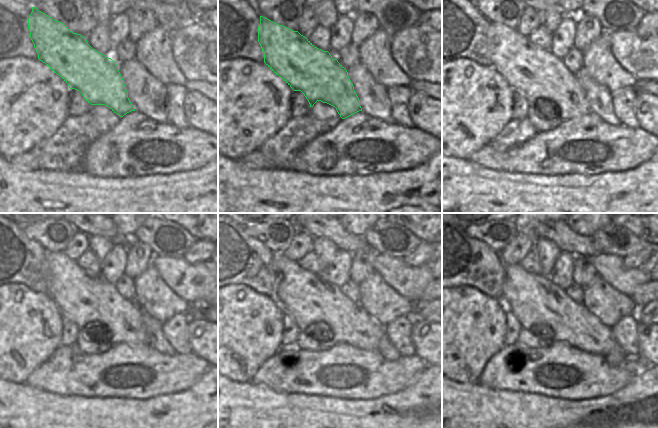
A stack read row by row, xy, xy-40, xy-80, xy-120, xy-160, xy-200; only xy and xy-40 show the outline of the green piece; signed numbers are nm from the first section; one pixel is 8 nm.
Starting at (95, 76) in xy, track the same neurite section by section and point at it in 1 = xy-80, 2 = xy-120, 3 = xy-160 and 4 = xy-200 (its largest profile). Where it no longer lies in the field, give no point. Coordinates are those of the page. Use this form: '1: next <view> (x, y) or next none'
1: next xy-80 (535, 73)
2: next xy-120 (92, 303)
3: next xy-160 (318, 308)
4: next xy-200 (540, 306)

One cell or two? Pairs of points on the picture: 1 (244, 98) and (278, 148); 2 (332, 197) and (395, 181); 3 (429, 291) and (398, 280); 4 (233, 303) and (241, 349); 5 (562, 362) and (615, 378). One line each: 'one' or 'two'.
1: two
2: one
3: two
4: one
5: one

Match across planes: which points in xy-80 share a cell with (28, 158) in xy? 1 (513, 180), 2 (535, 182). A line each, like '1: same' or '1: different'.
1: different
2: different

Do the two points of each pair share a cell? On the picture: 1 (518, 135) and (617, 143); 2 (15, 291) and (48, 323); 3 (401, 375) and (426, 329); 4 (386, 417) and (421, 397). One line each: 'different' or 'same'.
1: different
2: same
3: different
4: same

